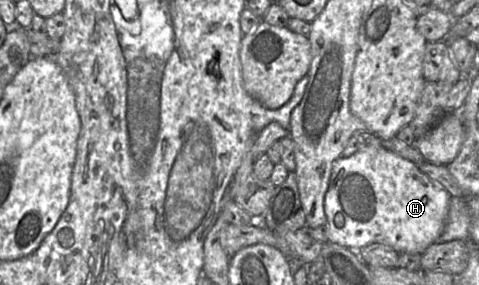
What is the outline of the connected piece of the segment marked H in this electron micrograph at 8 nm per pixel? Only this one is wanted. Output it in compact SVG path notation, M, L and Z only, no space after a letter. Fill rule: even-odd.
M384 147L339 157L332 163L329 187L324 196L328 242L349 250L381 243L400 254L423 254L443 233L450 199L446 189L422 173L416 164ZM337 213L344 217L341 228L334 223Z

